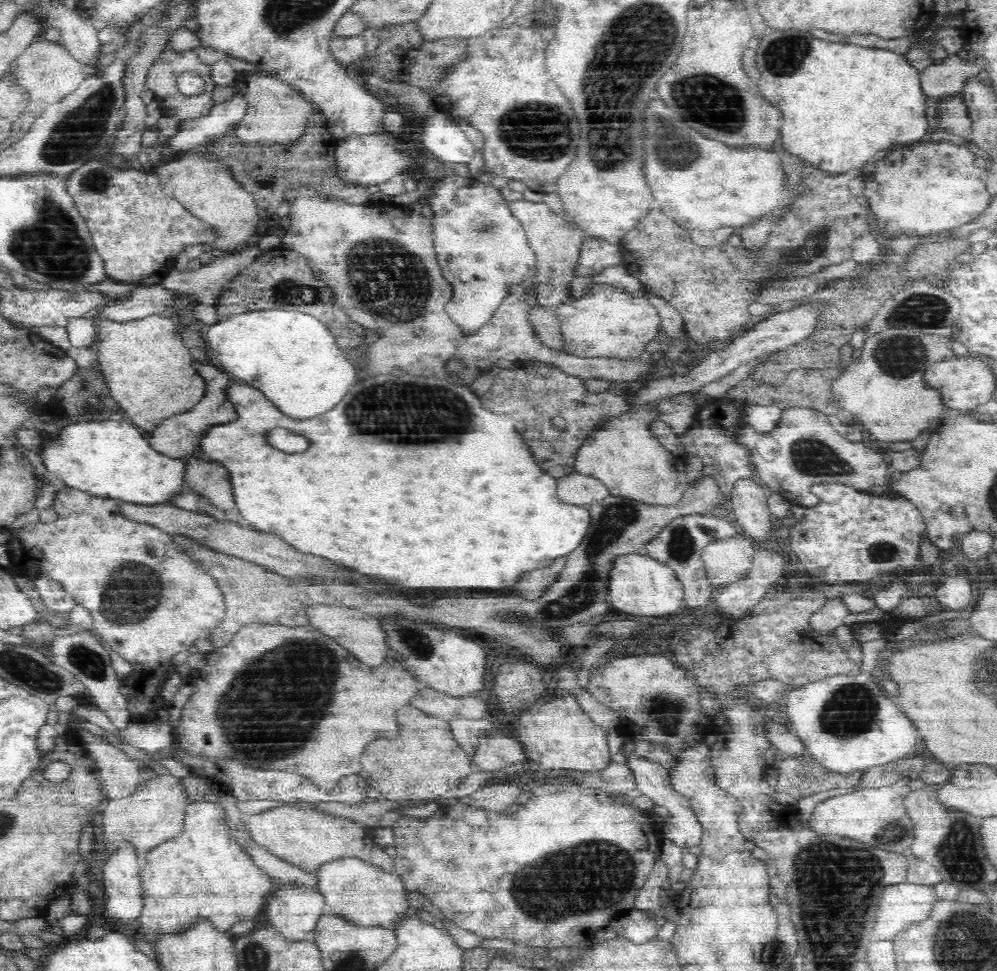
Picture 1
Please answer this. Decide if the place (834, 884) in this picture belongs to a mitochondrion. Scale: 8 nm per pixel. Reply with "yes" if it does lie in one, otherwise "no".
yes

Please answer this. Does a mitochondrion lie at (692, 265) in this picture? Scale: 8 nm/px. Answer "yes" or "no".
no

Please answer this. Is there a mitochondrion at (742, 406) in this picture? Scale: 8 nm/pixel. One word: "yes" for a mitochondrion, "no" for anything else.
no

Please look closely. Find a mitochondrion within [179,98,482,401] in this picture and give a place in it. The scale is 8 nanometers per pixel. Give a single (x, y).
(393, 284)

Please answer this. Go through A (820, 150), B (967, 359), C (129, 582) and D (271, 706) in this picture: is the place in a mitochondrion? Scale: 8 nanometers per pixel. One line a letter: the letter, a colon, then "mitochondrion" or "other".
A: other
B: other
C: mitochondrion
D: mitochondrion

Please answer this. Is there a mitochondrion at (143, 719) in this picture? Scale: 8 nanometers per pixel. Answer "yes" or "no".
no

